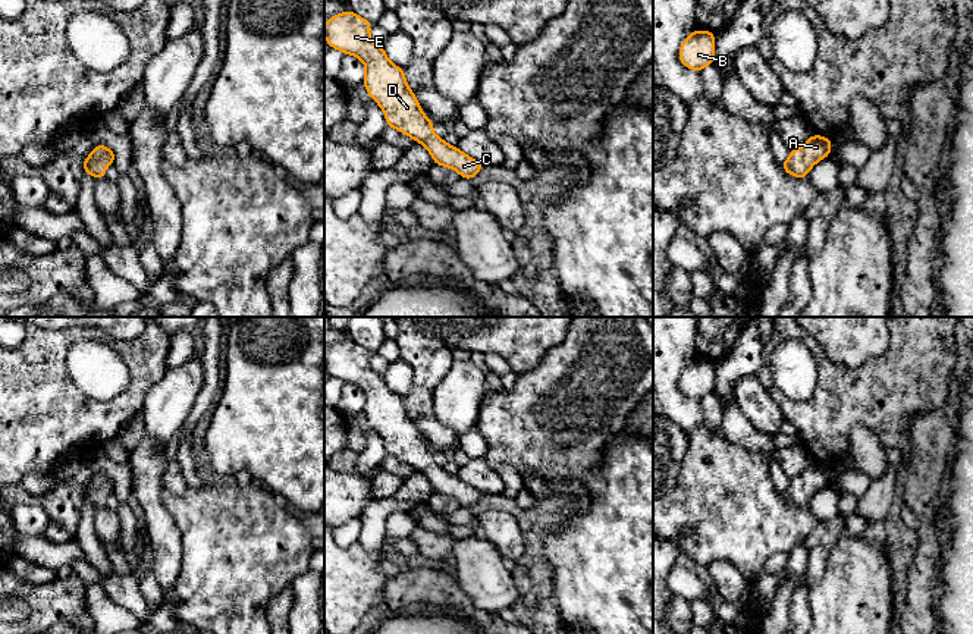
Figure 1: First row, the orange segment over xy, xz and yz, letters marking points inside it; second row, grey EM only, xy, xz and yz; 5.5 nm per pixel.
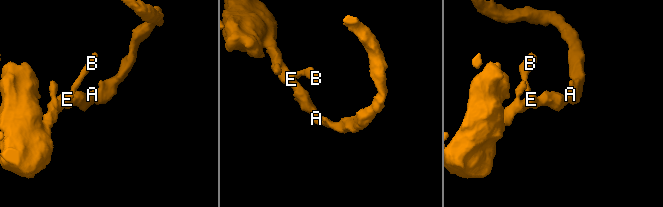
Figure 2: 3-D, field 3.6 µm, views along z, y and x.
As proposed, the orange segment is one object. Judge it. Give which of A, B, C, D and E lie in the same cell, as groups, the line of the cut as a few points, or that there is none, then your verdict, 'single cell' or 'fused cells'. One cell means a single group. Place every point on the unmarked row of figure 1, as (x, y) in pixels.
groups A B C D E; cut none; single cell

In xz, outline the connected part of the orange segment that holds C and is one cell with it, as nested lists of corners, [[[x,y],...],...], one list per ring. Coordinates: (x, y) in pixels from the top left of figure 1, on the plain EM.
[[[352,339],[338,342],[324,352],[324,367],[330,377],[355,385],[365,393],[362,414],[382,436],[387,455],[421,471],[436,493],[473,509],[484,495],[434,464],[431,449],[407,414],[404,398],[393,393],[385,377],[370,368],[371,352]]]

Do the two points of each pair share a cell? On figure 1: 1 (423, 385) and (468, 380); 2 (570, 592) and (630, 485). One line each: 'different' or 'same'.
1: different
2: same

